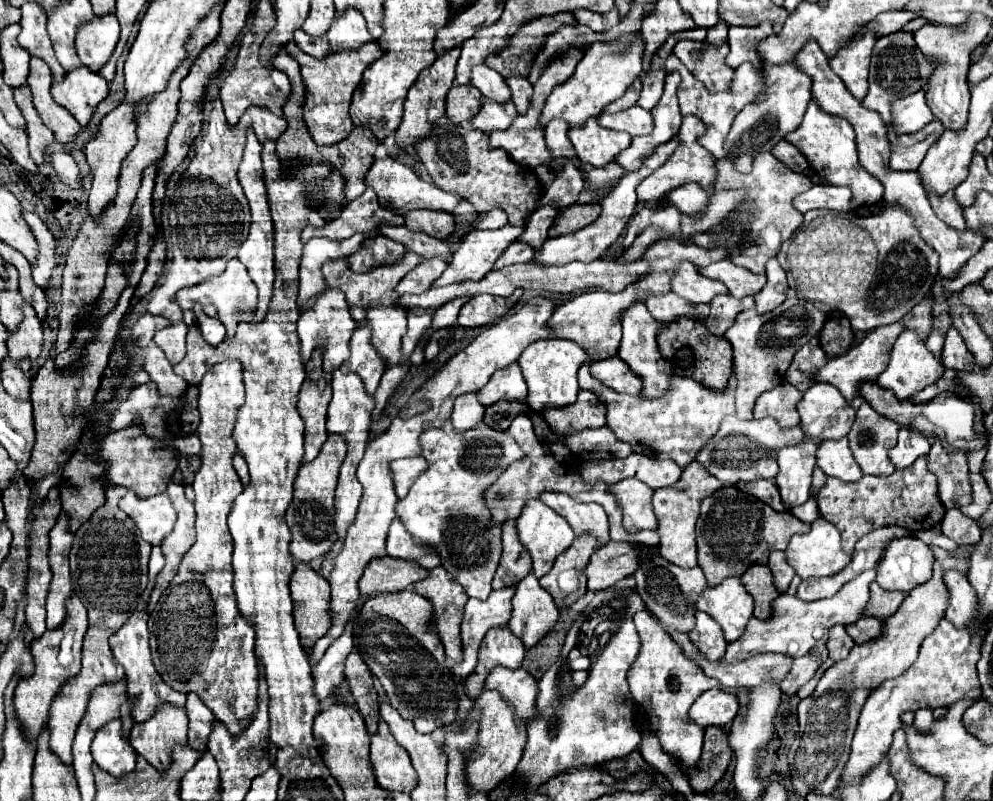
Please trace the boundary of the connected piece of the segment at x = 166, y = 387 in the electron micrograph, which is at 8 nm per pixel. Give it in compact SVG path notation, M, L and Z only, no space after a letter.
M151 343L145 349L145 363L143 369L149 373L151 381L157 383L161 395L183 395L187 381L179 375L175 375L173 365L167 361L167 357L161 353L161 349Z

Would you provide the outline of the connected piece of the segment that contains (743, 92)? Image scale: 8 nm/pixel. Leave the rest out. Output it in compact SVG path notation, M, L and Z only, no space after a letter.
M673 53L667 57L665 61L665 69L667 73L673 73L677 71L681 75L681 85L677 89L677 97L679 97L679 107L681 107L681 113L687 115L687 113L695 113L707 127L705 135L699 137L699 143L711 151L715 157L727 157L725 149L723 149L723 143L725 143L725 137L731 129L731 123L735 119L735 115L749 103L755 103L763 93L765 93L765 77L763 77L763 71L757 69L753 63L743 63L741 67L735 69L735 77L733 81L729 83L729 89L727 91L721 91L721 93L709 93L705 89L705 85L701 81L697 81L693 77L691 71L687 71L687 67L679 61L679 57L675 57Z

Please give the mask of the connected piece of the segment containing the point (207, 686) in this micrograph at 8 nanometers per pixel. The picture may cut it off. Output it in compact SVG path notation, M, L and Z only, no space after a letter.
M223 361L213 365L199 383L199 415L201 423L197 427L197 435L201 439L201 469L195 475L195 511L197 511L197 541L185 553L177 575L161 595L155 611L149 615L149 633L151 633L151 655L153 663L163 677L163 681L181 693L197 693L209 709L215 713L215 719L227 725L231 733L243 731L251 713L257 707L257 657L255 657L255 629L251 623L239 613L235 605L233 593L233 539L227 527L227 515L231 511L233 499L243 491L243 485L231 465L231 459L237 451L235 441L231 439L231 431L235 425L235 413L243 405L243 381L241 381L241 365L239 361Z

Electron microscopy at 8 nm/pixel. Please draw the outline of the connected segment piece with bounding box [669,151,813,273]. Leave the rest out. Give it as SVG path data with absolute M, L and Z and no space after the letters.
M769 151L755 155L751 173L739 173L735 169L733 159L715 159L715 167L717 167L717 179L711 191L695 183L687 183L675 189L669 195L669 201L677 205L685 215L699 215L703 213L703 209L707 209L707 201L711 199L713 193L727 191L727 189L743 189L745 201L737 205L735 213L731 213L731 217L715 225L715 229L695 233L691 241L697 243L699 247L725 247L729 253L727 259L731 263L745 267L753 273L765 273L765 263L779 253L781 243L787 241L793 235L793 231L803 223L803 213L799 213L791 201L799 193L807 191L813 183L803 173L791 171L787 165L775 159Z

